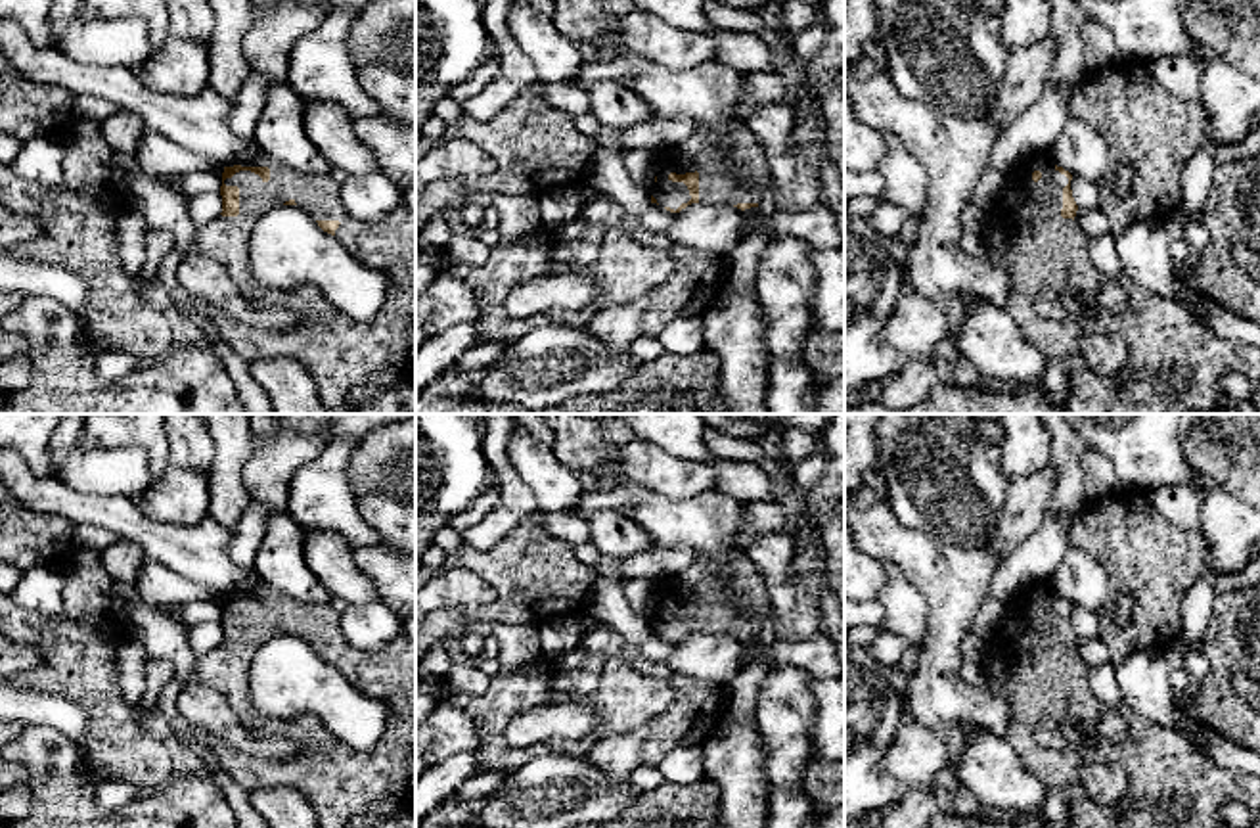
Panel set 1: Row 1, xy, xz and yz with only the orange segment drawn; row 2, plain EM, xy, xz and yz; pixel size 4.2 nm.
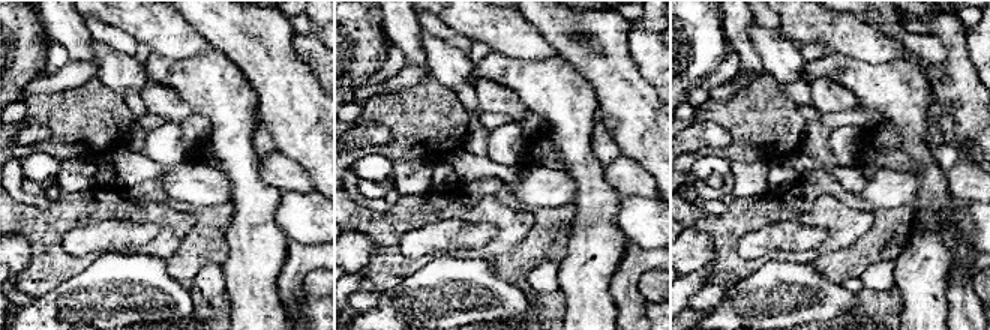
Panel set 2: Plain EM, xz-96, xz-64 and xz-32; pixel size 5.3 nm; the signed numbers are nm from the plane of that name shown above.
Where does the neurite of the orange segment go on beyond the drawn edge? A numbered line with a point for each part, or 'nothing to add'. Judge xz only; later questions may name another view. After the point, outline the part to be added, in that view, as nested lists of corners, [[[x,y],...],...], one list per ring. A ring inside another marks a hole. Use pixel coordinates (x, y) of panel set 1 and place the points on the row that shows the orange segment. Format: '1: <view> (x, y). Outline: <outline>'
1: xz (738, 175). Outline: [[[743,121],[730,128],[728,151],[716,136],[695,130],[686,142],[661,155],[649,194],[659,205],[676,211],[691,196],[684,182],[672,182],[668,174],[697,171],[701,205],[760,203],[770,174],[768,161]]]

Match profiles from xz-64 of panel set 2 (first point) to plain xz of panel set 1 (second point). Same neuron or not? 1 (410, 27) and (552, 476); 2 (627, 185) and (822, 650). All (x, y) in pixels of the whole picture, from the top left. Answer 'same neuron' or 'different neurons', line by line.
1: different neurons
2: same neuron

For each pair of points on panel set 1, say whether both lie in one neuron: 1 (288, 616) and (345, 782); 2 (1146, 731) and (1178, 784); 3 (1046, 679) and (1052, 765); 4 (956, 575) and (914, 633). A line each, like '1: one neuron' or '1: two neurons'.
1: one neuron
2: one neuron
3: one neuron
4: two neurons

